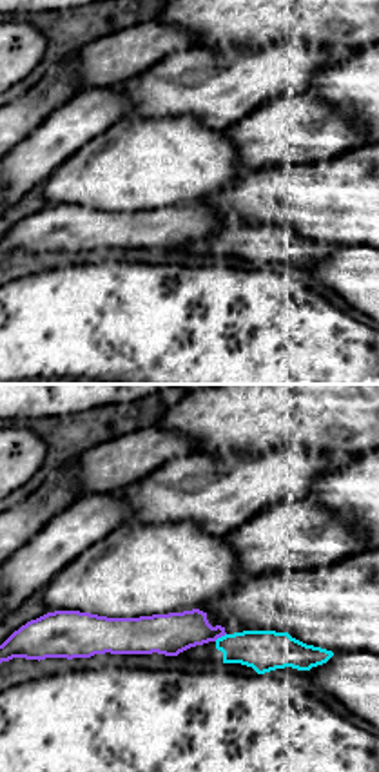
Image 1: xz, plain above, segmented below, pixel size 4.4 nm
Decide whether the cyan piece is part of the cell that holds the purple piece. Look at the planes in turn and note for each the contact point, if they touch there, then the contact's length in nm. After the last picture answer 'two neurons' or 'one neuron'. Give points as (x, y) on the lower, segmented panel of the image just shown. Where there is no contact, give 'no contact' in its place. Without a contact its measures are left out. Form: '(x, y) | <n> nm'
(220, 636) | 70 nm

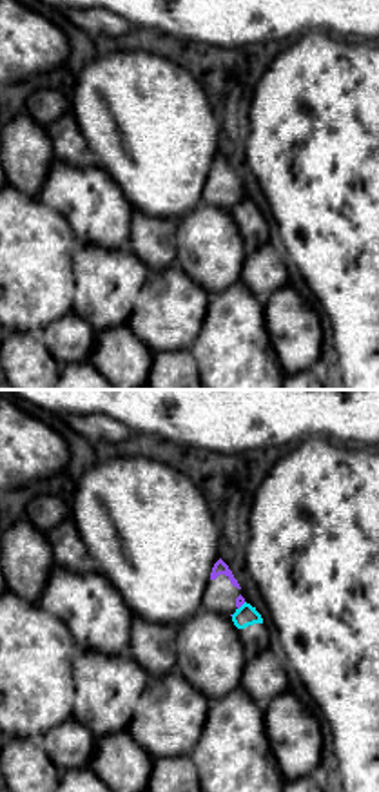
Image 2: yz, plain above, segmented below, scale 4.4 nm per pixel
(242, 604) | 50 nm

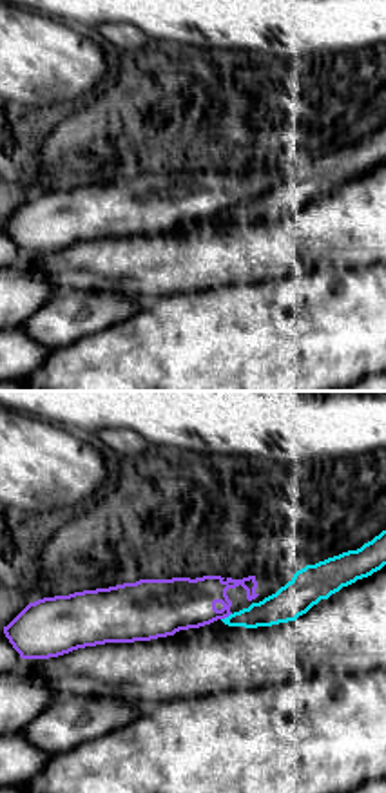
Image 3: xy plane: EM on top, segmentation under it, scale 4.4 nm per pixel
(225, 616) | 60 nm

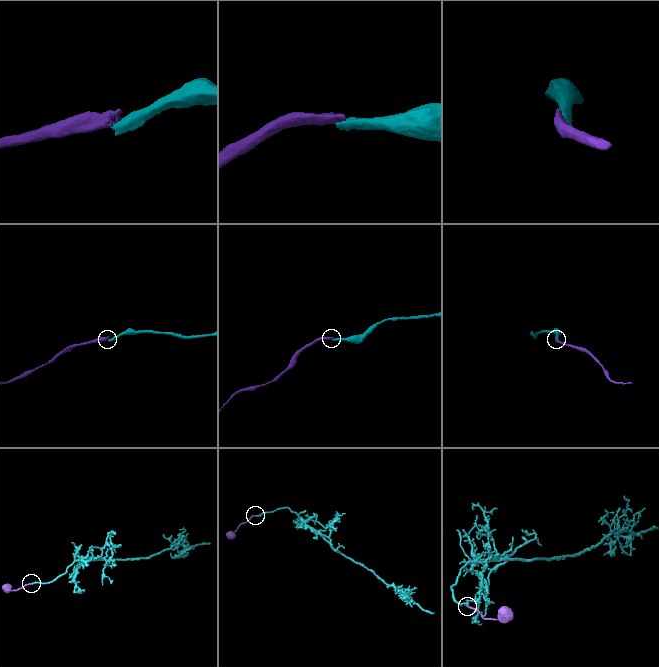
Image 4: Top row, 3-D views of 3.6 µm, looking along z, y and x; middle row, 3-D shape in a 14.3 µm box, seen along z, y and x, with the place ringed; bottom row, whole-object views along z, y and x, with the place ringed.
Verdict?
two neurons

